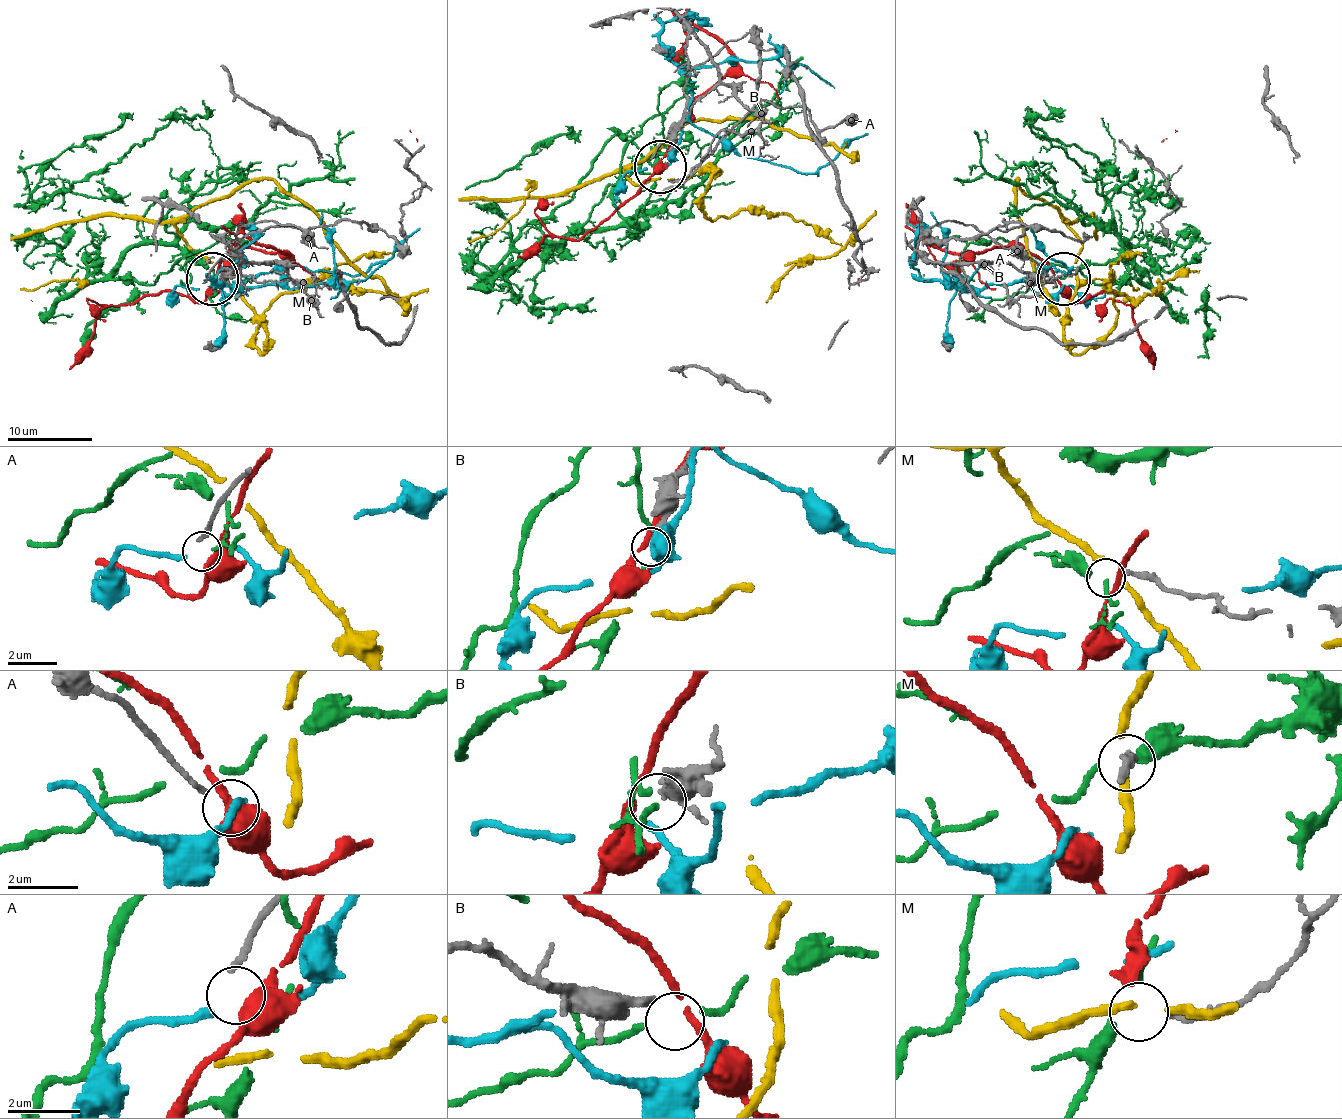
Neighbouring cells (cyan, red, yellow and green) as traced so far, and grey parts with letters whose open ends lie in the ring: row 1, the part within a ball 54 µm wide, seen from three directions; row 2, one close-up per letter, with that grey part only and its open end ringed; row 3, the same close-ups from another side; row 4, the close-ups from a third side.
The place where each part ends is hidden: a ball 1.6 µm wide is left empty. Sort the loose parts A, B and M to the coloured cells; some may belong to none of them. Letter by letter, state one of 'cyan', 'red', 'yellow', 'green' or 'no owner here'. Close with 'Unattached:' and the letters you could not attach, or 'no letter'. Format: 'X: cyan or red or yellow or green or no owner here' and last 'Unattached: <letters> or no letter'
A: no owner here
B: no owner here
M: green
Unattached: A, B

